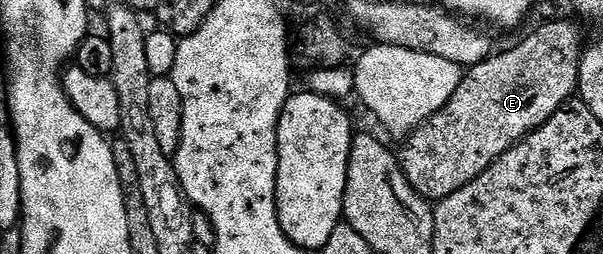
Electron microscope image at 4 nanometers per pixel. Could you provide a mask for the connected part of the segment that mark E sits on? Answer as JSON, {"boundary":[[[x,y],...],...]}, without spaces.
{"boundary":[[[560,18],[557,22],[542,23],[533,34],[526,35],[517,46],[510,47],[505,54],[493,53],[486,61],[478,63],[477,66],[467,67],[463,80],[458,84],[458,92],[454,92],[454,96],[450,96],[450,100],[442,109],[434,116],[430,116],[430,120],[423,122],[414,133],[403,139],[404,147],[399,147],[400,166],[414,189],[433,204],[441,202],[446,196],[458,192],[458,188],[466,188],[466,184],[470,184],[470,180],[478,180],[478,176],[482,176],[482,172],[486,172],[486,168],[490,168],[490,164],[494,164],[494,160],[498,160],[510,147],[517,146],[527,134],[533,134],[538,128],[542,128],[542,124],[546,124],[546,120],[550,120],[550,116],[554,116],[554,112],[558,112],[577,93],[580,85],[580,58],[584,54],[585,45],[586,38],[580,35],[579,28],[574,23]]]}

